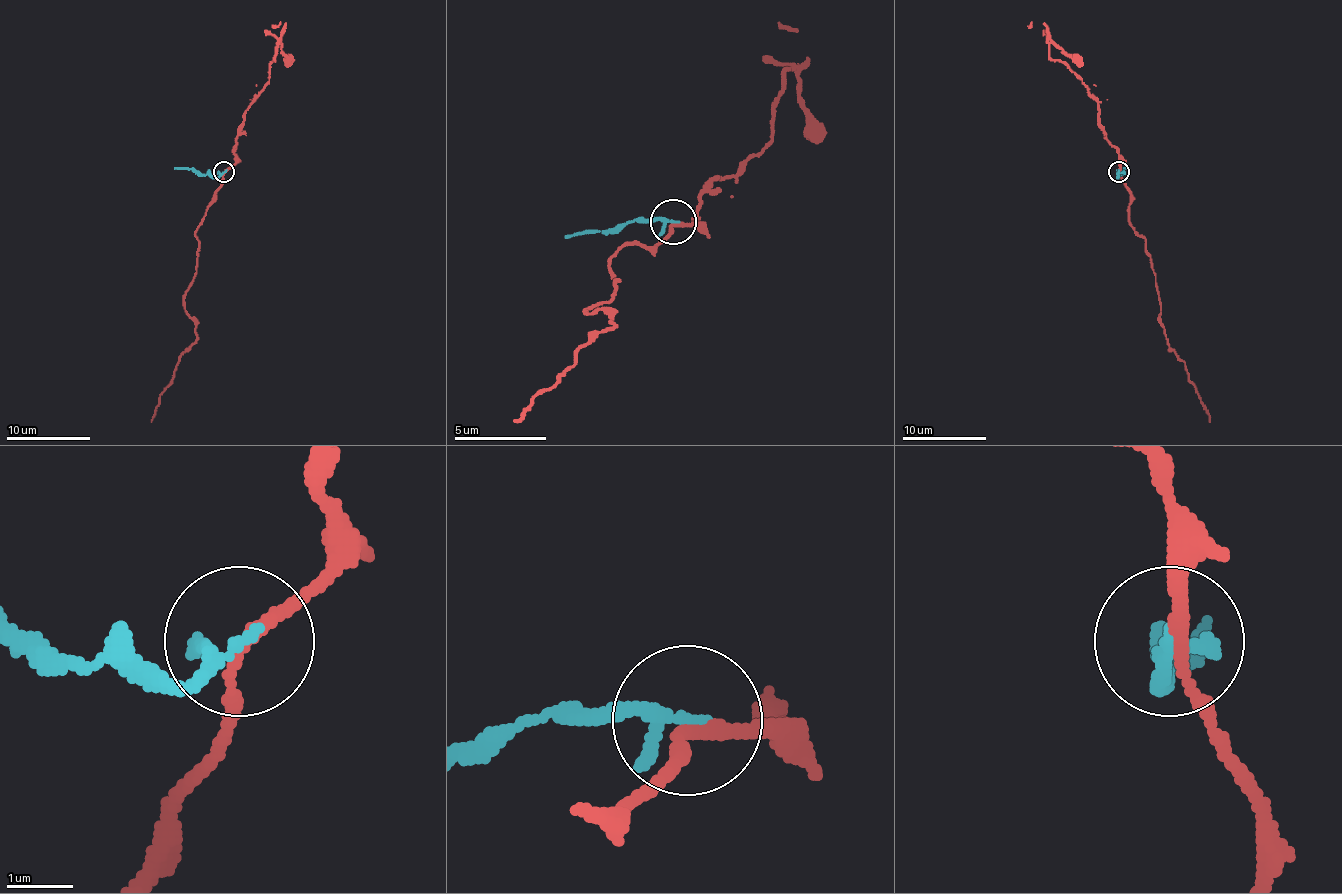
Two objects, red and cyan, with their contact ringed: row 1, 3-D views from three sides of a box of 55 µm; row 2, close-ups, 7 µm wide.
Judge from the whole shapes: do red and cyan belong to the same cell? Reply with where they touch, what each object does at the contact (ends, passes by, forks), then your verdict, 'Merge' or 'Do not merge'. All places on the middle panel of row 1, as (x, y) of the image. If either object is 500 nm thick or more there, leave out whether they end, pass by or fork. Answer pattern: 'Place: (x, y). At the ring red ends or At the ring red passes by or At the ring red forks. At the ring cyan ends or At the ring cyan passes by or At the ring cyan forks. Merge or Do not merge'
Place: (673, 222). At the ring red passes by. At the ring cyan passes by. Do not merge

